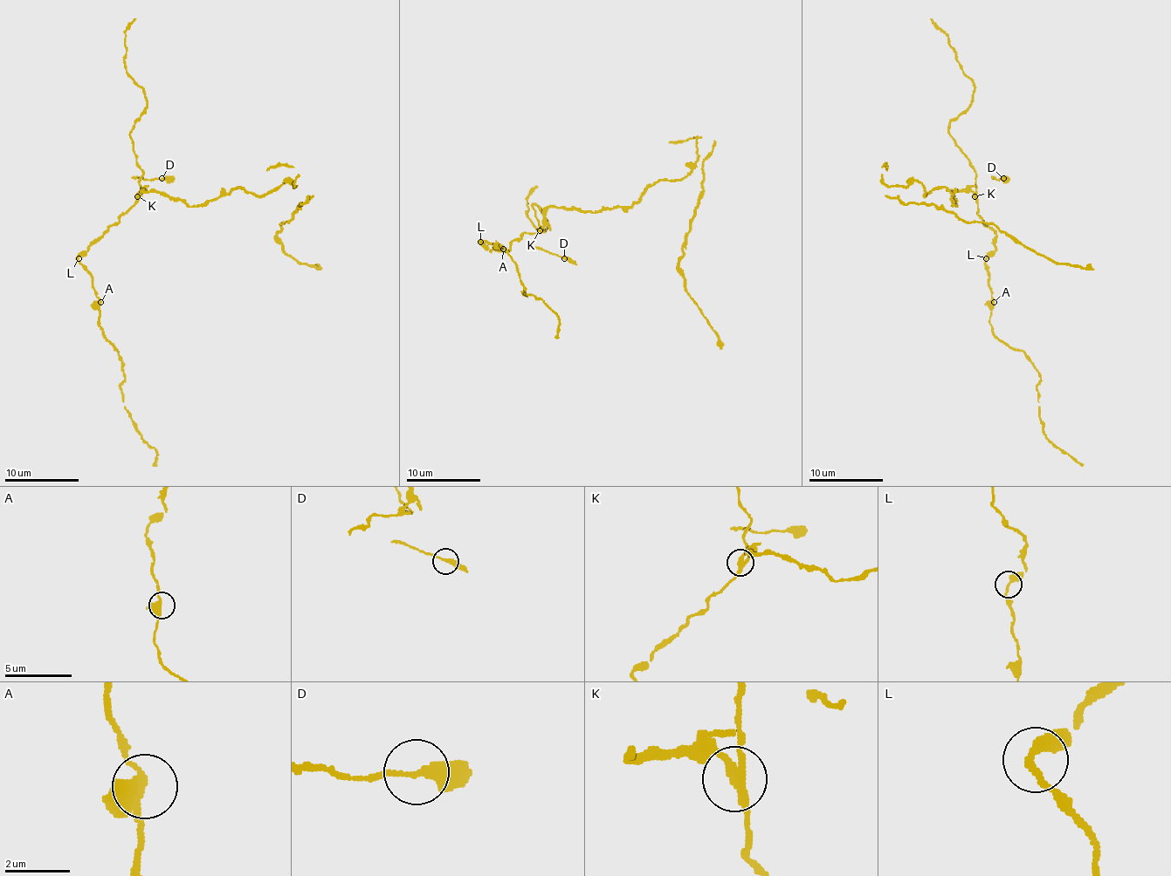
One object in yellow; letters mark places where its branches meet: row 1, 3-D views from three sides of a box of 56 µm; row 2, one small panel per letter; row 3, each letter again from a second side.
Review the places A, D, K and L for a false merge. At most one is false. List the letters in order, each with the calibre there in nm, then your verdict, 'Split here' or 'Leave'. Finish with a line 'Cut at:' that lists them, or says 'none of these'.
A: Thickness 240 nm. Leave
D: Thickness 280 nm. Leave
K: Thickness 240 nm. Split here
L: Thickness 300 nm. Leave
Cut at: K

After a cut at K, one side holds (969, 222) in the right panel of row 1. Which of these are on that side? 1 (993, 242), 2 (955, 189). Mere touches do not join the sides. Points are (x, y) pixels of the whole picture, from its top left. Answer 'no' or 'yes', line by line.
1: no
2: yes

